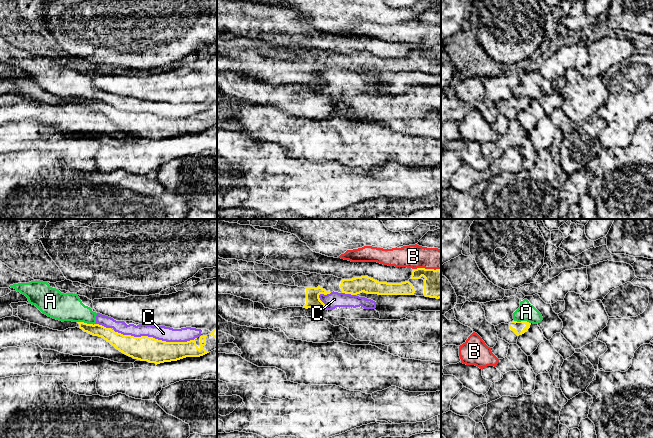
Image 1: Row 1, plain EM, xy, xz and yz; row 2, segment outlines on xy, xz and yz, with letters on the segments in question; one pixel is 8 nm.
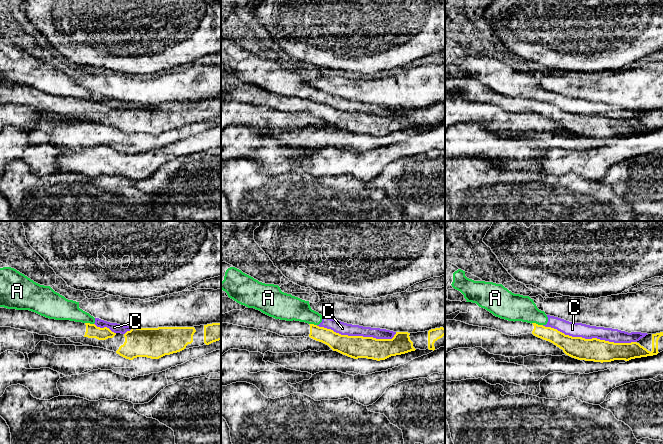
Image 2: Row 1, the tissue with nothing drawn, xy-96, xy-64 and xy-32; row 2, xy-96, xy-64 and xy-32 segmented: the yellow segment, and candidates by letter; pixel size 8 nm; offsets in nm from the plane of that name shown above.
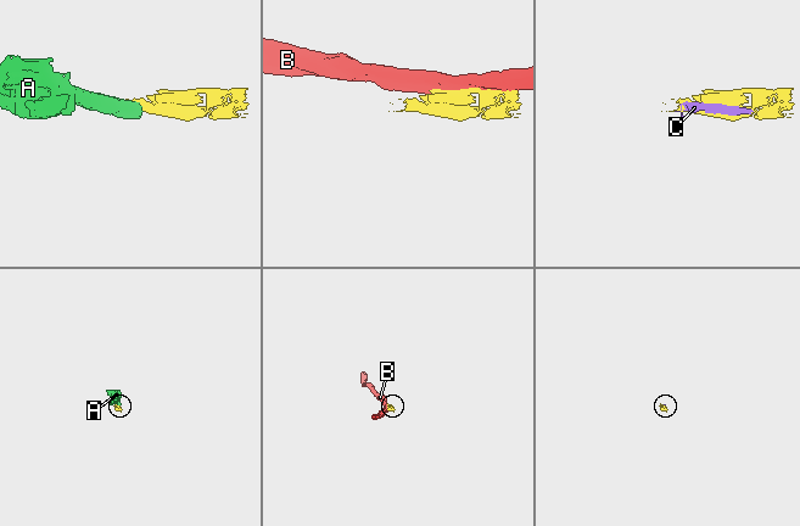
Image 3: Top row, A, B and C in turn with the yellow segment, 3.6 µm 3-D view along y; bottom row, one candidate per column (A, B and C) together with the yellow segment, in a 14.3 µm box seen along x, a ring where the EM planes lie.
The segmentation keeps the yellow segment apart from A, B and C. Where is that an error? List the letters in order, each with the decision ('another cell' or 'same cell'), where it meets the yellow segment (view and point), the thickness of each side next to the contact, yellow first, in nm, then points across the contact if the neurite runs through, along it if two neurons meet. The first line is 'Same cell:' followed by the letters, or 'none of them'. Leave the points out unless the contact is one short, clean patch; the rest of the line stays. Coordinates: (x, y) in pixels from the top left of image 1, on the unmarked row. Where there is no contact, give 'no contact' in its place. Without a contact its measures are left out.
Same cell: none of them
A: another cell; meets yellow in yz at (522, 97); 50 nm thick on the yellow side, 140 nm on the other; border along yz (513, 96), (528, 97), (530, 99)
B: another cell; meets yellow in xz at (426, 45); 240 nm thick on the yellow side, 190 nm on the other
C: another cell; meets yellow in xy at (157, 115); 200 nm thick on the yellow side, 120 nm on the other

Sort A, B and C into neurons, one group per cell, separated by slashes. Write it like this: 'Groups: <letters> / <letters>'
Groups: A C / B

